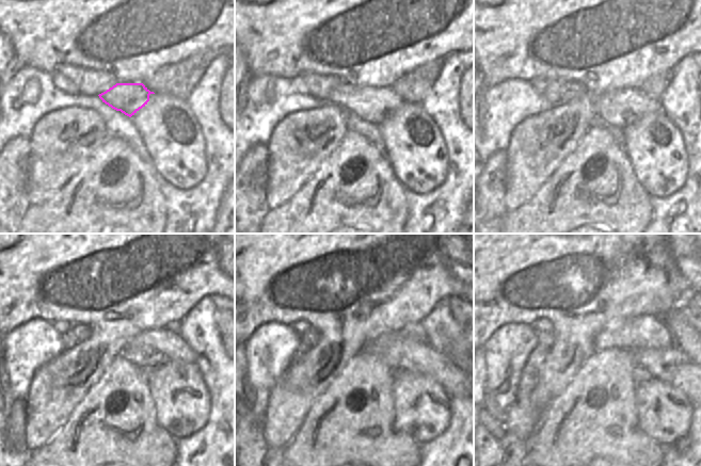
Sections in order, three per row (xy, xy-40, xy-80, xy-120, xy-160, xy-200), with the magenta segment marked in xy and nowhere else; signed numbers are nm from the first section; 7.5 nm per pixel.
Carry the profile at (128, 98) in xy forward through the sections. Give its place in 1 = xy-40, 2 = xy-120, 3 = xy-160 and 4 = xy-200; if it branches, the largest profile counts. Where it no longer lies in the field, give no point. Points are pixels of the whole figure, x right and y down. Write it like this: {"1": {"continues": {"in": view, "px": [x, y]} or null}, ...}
{"1": {"continues": {"in": "xy-40", "px": [373, 105]}}, "2": {"continues": {"in": "xy-120", "px": [148, 350]}}, "3": {"continues": {"in": "xy-160", "px": [399, 352]}}, "4": {"continues": {"in": "xy-200", "px": [670, 365]}}}

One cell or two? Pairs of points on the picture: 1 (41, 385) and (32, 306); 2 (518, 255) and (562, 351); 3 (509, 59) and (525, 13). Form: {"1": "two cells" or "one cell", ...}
{"1": "one cell", "2": "one cell", "3": "one cell"}

